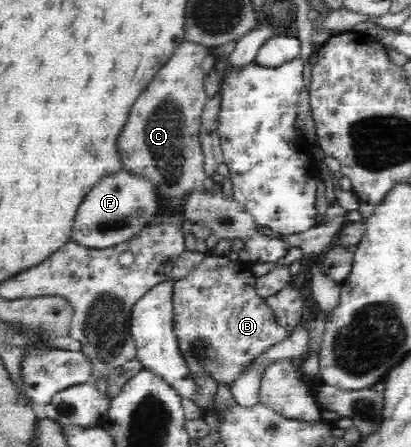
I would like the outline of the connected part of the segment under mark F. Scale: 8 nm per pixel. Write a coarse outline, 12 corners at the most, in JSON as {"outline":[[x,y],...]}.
{"outline":[[132,172],[101,177],[71,240],[93,250],[163,223],[164,197]]}

